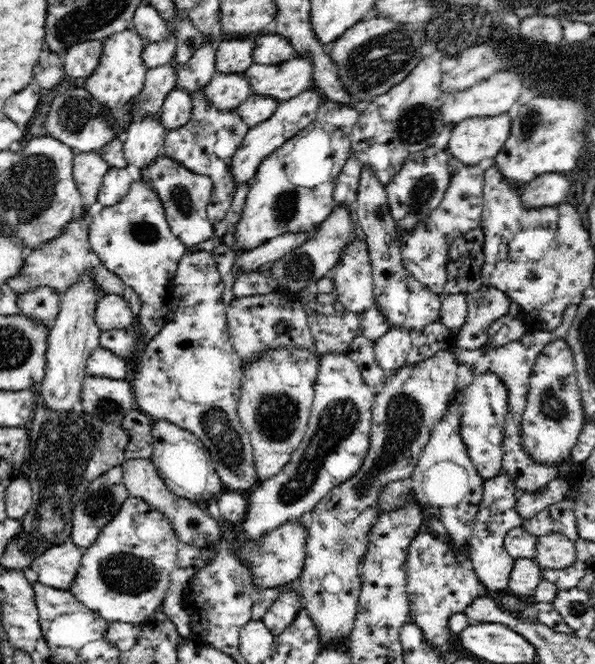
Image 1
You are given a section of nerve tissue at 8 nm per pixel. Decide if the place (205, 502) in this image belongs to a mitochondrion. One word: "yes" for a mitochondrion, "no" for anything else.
no

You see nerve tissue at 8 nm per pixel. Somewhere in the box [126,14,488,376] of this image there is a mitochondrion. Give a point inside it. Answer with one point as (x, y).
(372, 64)

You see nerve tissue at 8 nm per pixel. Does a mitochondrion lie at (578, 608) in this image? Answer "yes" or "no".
yes

